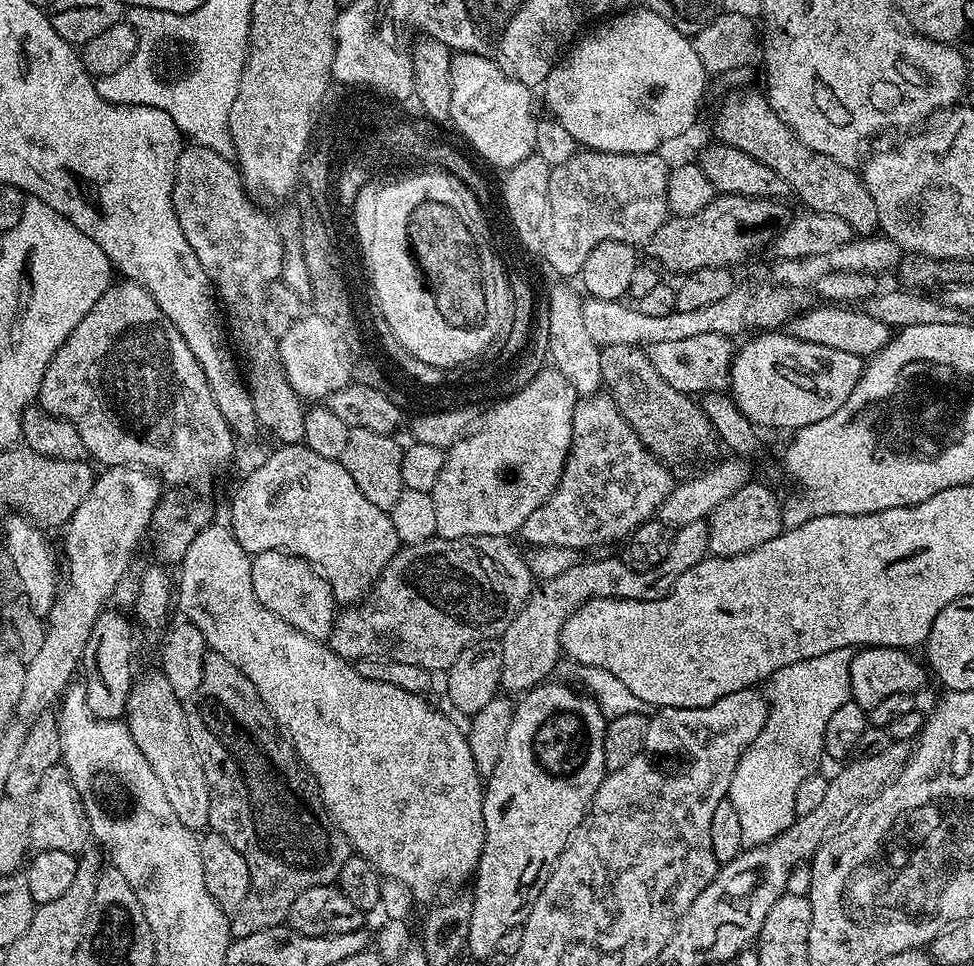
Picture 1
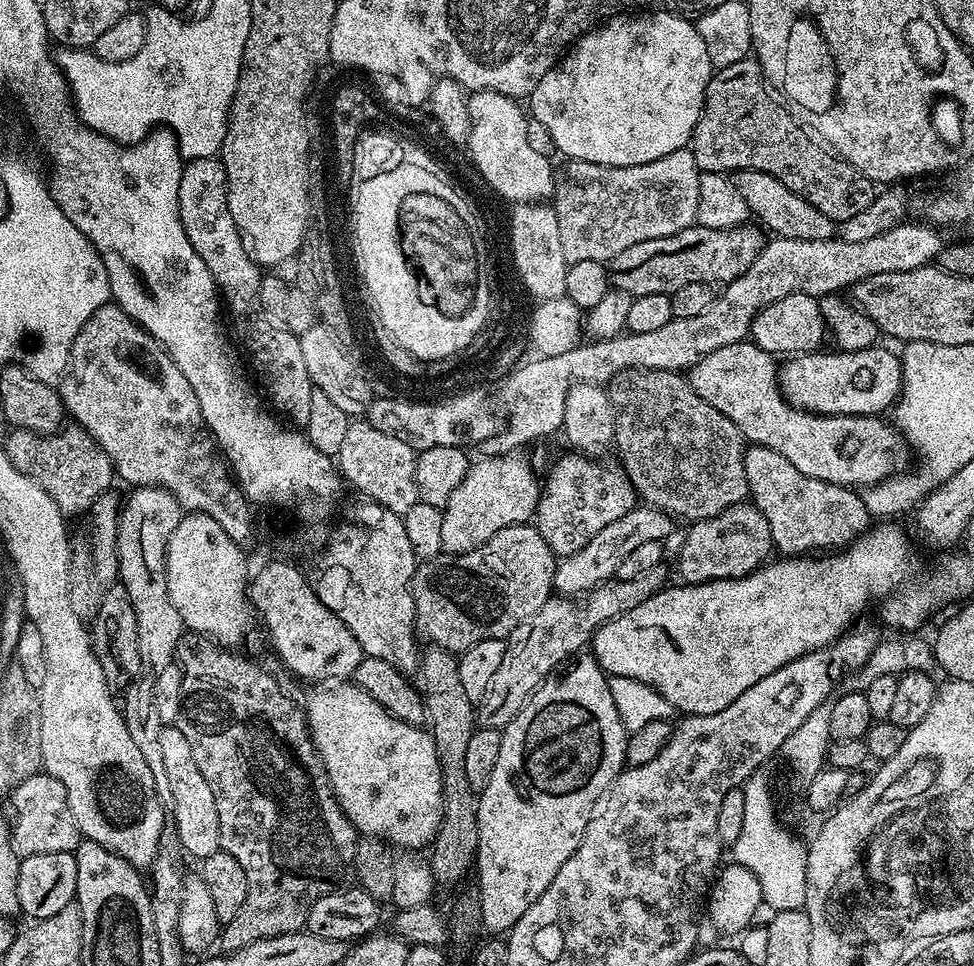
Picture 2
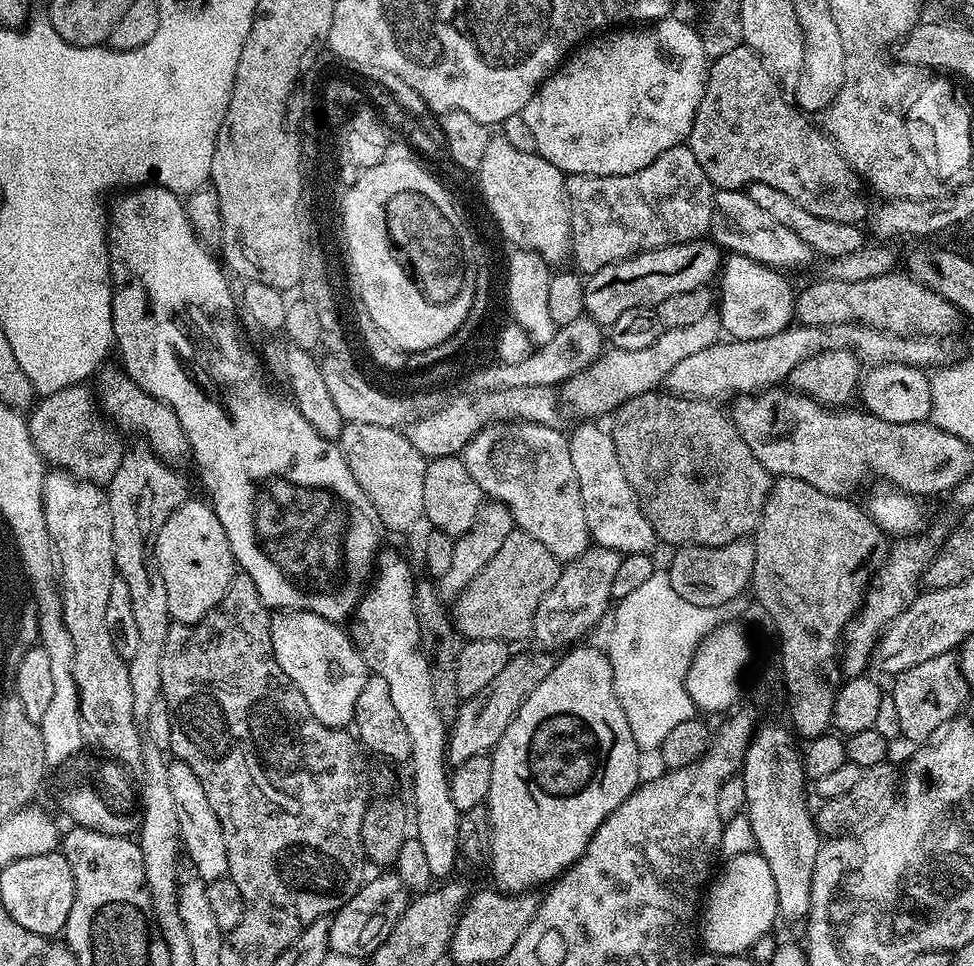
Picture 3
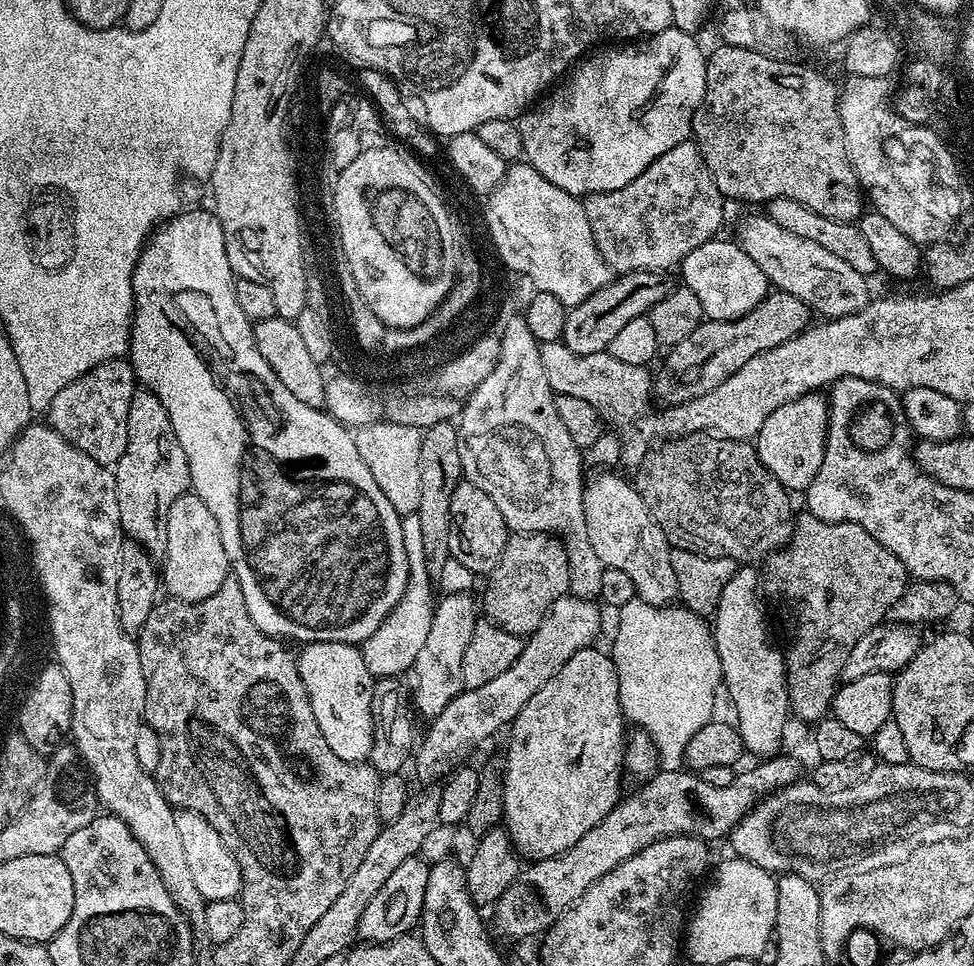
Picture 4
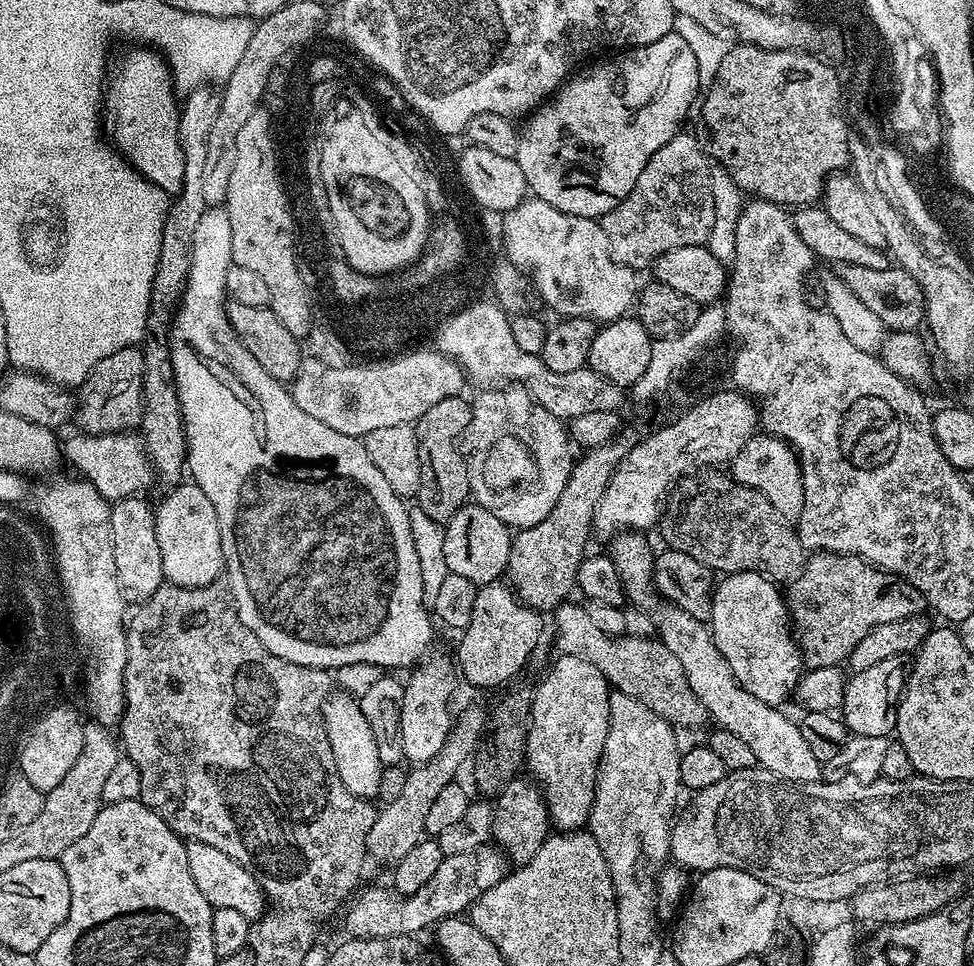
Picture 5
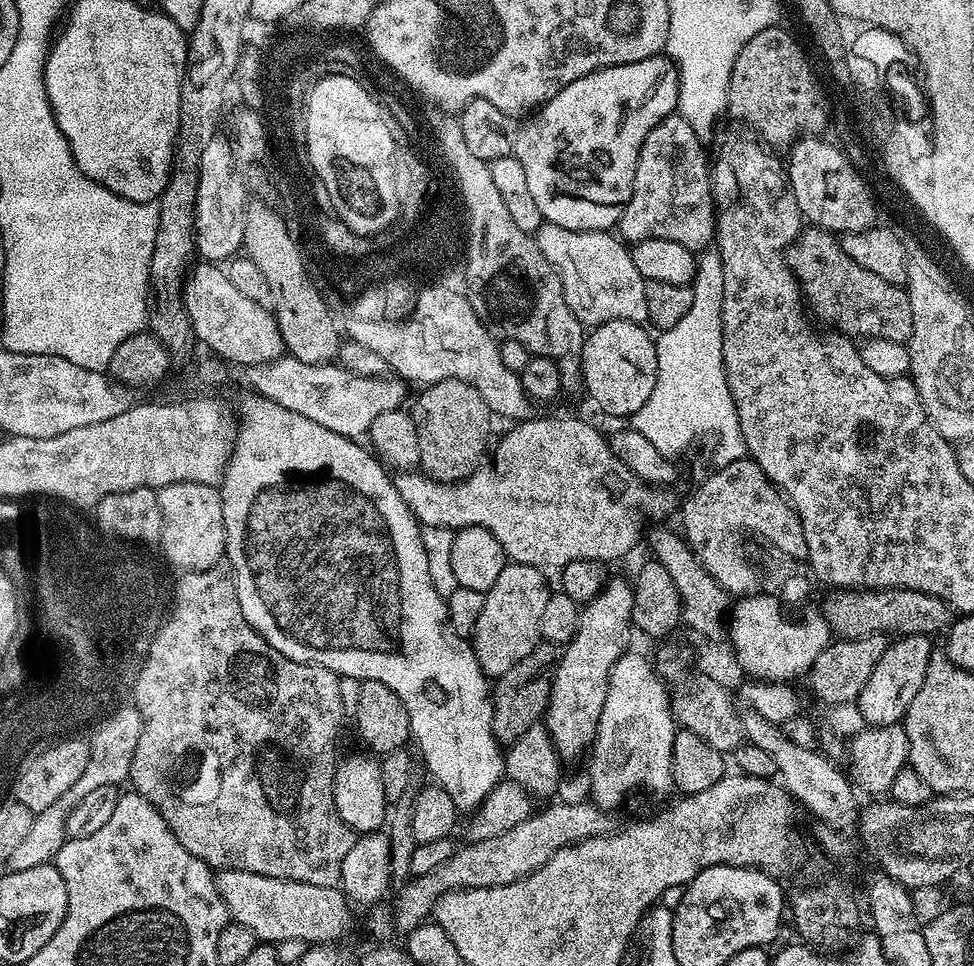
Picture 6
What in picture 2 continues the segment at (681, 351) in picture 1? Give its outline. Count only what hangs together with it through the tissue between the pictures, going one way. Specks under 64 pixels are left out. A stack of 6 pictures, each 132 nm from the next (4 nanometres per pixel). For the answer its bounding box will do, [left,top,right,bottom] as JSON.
[686,338,906,490]

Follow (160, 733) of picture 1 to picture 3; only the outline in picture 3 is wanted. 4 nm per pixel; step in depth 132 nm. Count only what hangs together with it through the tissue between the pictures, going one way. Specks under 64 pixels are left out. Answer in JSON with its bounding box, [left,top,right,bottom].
[168,759,228,881]

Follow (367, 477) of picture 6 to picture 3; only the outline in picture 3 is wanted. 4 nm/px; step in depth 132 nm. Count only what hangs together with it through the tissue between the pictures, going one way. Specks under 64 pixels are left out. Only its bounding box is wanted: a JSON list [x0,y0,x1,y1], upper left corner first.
[107,184,386,622]

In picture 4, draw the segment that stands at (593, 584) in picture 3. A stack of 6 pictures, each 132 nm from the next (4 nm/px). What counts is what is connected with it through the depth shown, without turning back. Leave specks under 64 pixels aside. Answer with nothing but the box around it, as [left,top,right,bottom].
[414,594,601,782]

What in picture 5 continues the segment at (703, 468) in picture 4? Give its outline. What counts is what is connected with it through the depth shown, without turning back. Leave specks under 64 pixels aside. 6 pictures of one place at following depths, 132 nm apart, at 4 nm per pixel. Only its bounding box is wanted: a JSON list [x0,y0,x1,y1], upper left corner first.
[658,470,806,582]

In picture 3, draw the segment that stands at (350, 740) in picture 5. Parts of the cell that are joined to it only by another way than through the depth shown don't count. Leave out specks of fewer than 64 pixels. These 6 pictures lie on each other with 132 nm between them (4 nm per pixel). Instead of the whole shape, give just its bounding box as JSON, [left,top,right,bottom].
[270,610,370,729]

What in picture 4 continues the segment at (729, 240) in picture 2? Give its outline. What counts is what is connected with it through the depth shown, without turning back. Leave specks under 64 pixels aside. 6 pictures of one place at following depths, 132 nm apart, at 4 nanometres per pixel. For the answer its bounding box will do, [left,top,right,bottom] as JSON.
[562,272,670,355]

